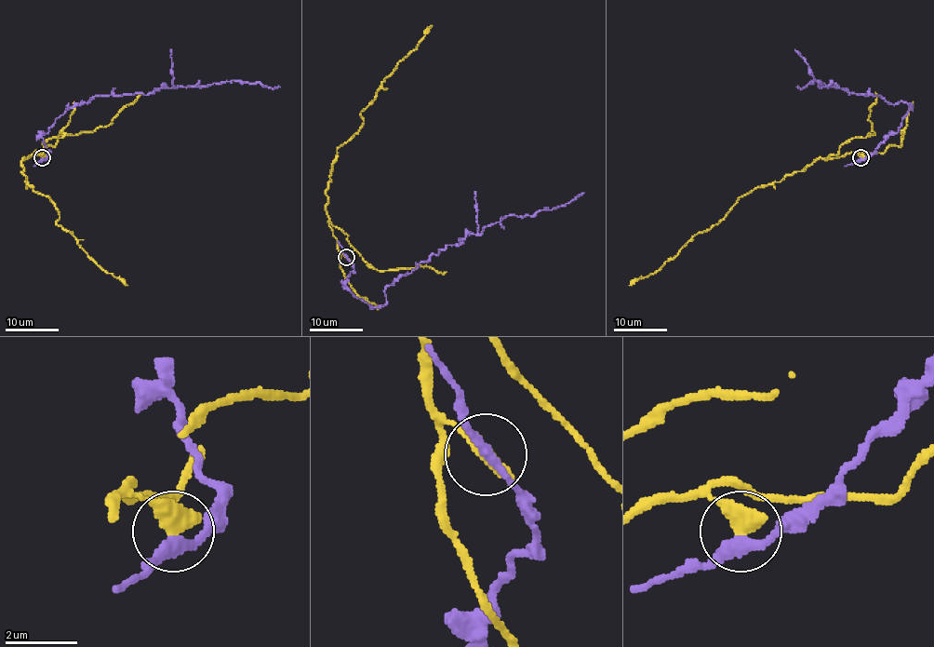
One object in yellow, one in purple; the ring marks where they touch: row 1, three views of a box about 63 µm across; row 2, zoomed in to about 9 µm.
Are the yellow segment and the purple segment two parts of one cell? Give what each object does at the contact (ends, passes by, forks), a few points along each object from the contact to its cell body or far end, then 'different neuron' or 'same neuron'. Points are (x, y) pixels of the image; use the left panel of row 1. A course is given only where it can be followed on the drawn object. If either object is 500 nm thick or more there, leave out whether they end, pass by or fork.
yellow via (42, 157), (38, 153), (23, 157), (27, 181), (54, 205), (57, 223), (127, 285) | purple via (42, 157), (49, 153), (43, 135), (57, 119), (98, 96), (149, 95), (164, 87), (234, 80), (280, 87) | different neuron

